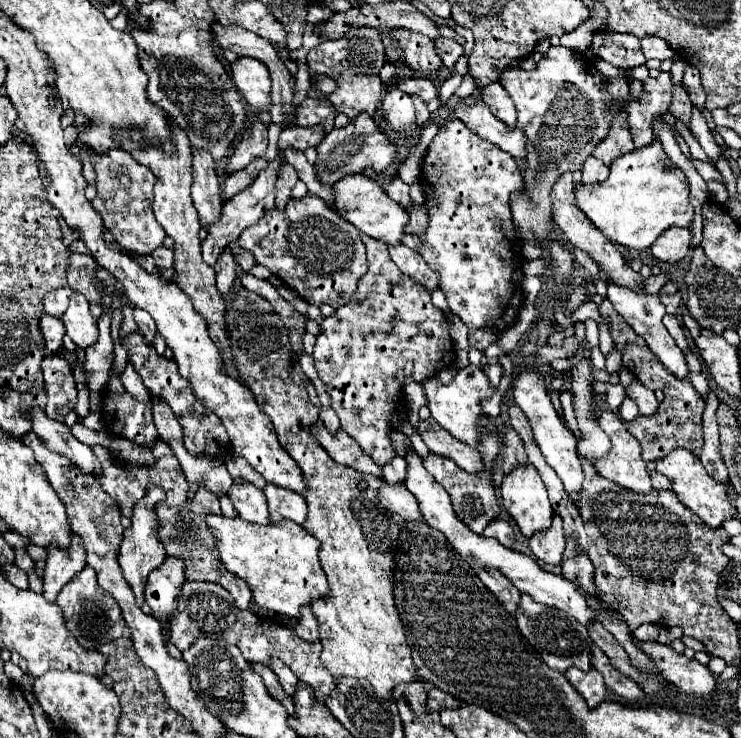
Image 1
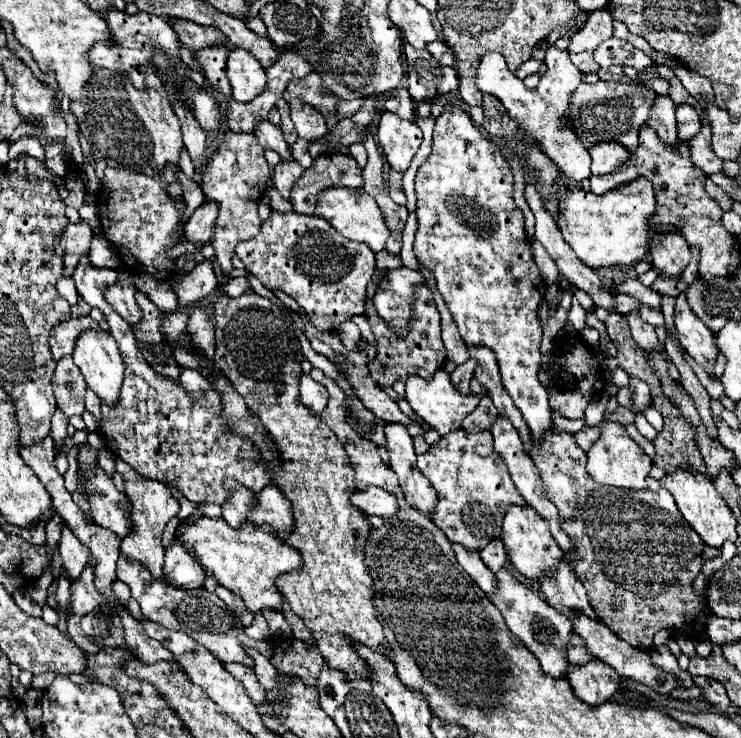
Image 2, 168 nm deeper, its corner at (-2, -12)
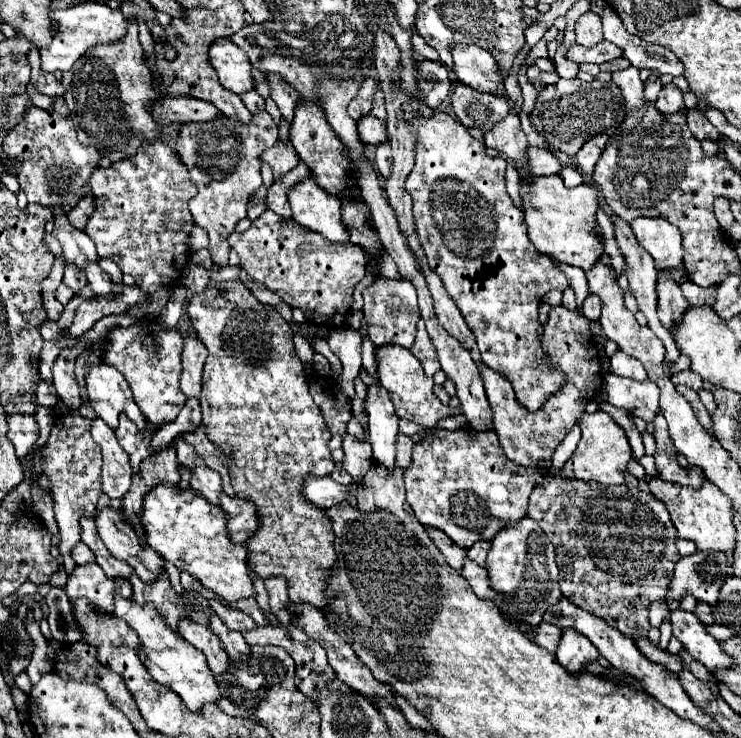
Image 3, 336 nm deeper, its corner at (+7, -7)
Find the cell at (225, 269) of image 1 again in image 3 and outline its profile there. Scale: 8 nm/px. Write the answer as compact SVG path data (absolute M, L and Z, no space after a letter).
M267 111L255 113L251 127L239 127L239 123L225 119L213 119L211 123L185 123L177 137L177 153L183 165L189 169L191 181L197 185L197 195L189 201L195 225L203 227L209 235L209 253L215 265L225 267L229 261L227 235L235 231L237 221L247 217L247 203L263 181L259 171L259 155L277 143L277 125Z

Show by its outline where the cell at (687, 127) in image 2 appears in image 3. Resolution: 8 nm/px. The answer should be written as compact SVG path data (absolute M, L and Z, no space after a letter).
M669 83L669 85L663 85L661 93L659 93L659 99L655 101L655 107L663 113L663 115L671 115L671 113L681 113L685 109L683 105L683 97L681 97L681 91Z

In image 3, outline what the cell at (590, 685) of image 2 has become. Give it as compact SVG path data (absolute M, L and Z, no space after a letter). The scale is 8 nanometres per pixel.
M565 629L561 643L555 651L557 661L571 673L571 675L579 675L581 671L585 671L585 663L593 663L599 659L599 651L597 647L585 639L585 635L573 631L573 629Z

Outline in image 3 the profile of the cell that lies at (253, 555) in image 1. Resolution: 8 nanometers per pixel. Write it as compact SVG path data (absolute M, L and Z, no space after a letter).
M159 485L145 497L141 523L147 533L147 543L159 555L163 555L167 561L171 561L177 569L185 569L191 575L195 575L207 589L211 589L213 593L223 597L227 603L235 603L237 599L257 595L253 579L249 577L249 565L247 565L249 549L247 549L247 545L231 543L231 537L227 531L227 515L221 511L221 507L207 503L207 499L203 499L201 495L195 495L195 491L191 491L191 489L181 491L179 487Z

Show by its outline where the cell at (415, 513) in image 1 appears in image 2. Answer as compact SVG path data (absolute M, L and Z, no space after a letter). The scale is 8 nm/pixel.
M374 486L354 492L352 506L356 510L362 510L366 514L376 514L376 516L394 516L398 512L396 498L390 492Z

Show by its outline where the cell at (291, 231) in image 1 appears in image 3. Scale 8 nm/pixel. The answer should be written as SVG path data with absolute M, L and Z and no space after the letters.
M271 209L263 211L243 233L231 233L229 245L237 251L241 267L251 279L275 291L287 305L299 307L307 323L341 329L353 303L353 289L365 277L365 251L353 243L331 243L293 219L283 219Z

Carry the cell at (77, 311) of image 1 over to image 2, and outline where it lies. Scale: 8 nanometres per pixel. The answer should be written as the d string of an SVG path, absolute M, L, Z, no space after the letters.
M88 330L84 332L78 342L76 342L76 350L74 350L74 364L80 368L82 376L86 378L86 384L90 390L96 392L96 396L106 402L106 404L116 404L120 400L120 386L122 386L122 378L124 378L124 364L122 364L122 356L116 348L116 342L112 340L108 330Z

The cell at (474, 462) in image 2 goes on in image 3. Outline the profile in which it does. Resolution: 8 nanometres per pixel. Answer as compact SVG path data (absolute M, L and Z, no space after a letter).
M463 427L459 431L427 431L423 441L413 447L413 459L403 473L403 479L407 489L407 501L413 507L419 523L441 529L459 547L465 549L469 549L473 543L481 539L491 541L495 533L503 529L507 523L515 523L521 517L525 517L531 491L535 483L539 483L535 471L511 463L507 455L503 455L503 447L495 431L471 431L471 427Z

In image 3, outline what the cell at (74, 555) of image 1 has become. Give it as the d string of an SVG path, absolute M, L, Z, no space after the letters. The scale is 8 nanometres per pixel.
M79 411L57 415L43 451L43 473L47 473L53 485L51 491L55 495L55 519L61 535L57 547L63 557L63 569L67 573L71 573L75 567L71 549L81 541L79 519L95 515L97 499L101 493L101 449L93 441L89 429L91 429L91 419L83 419Z

